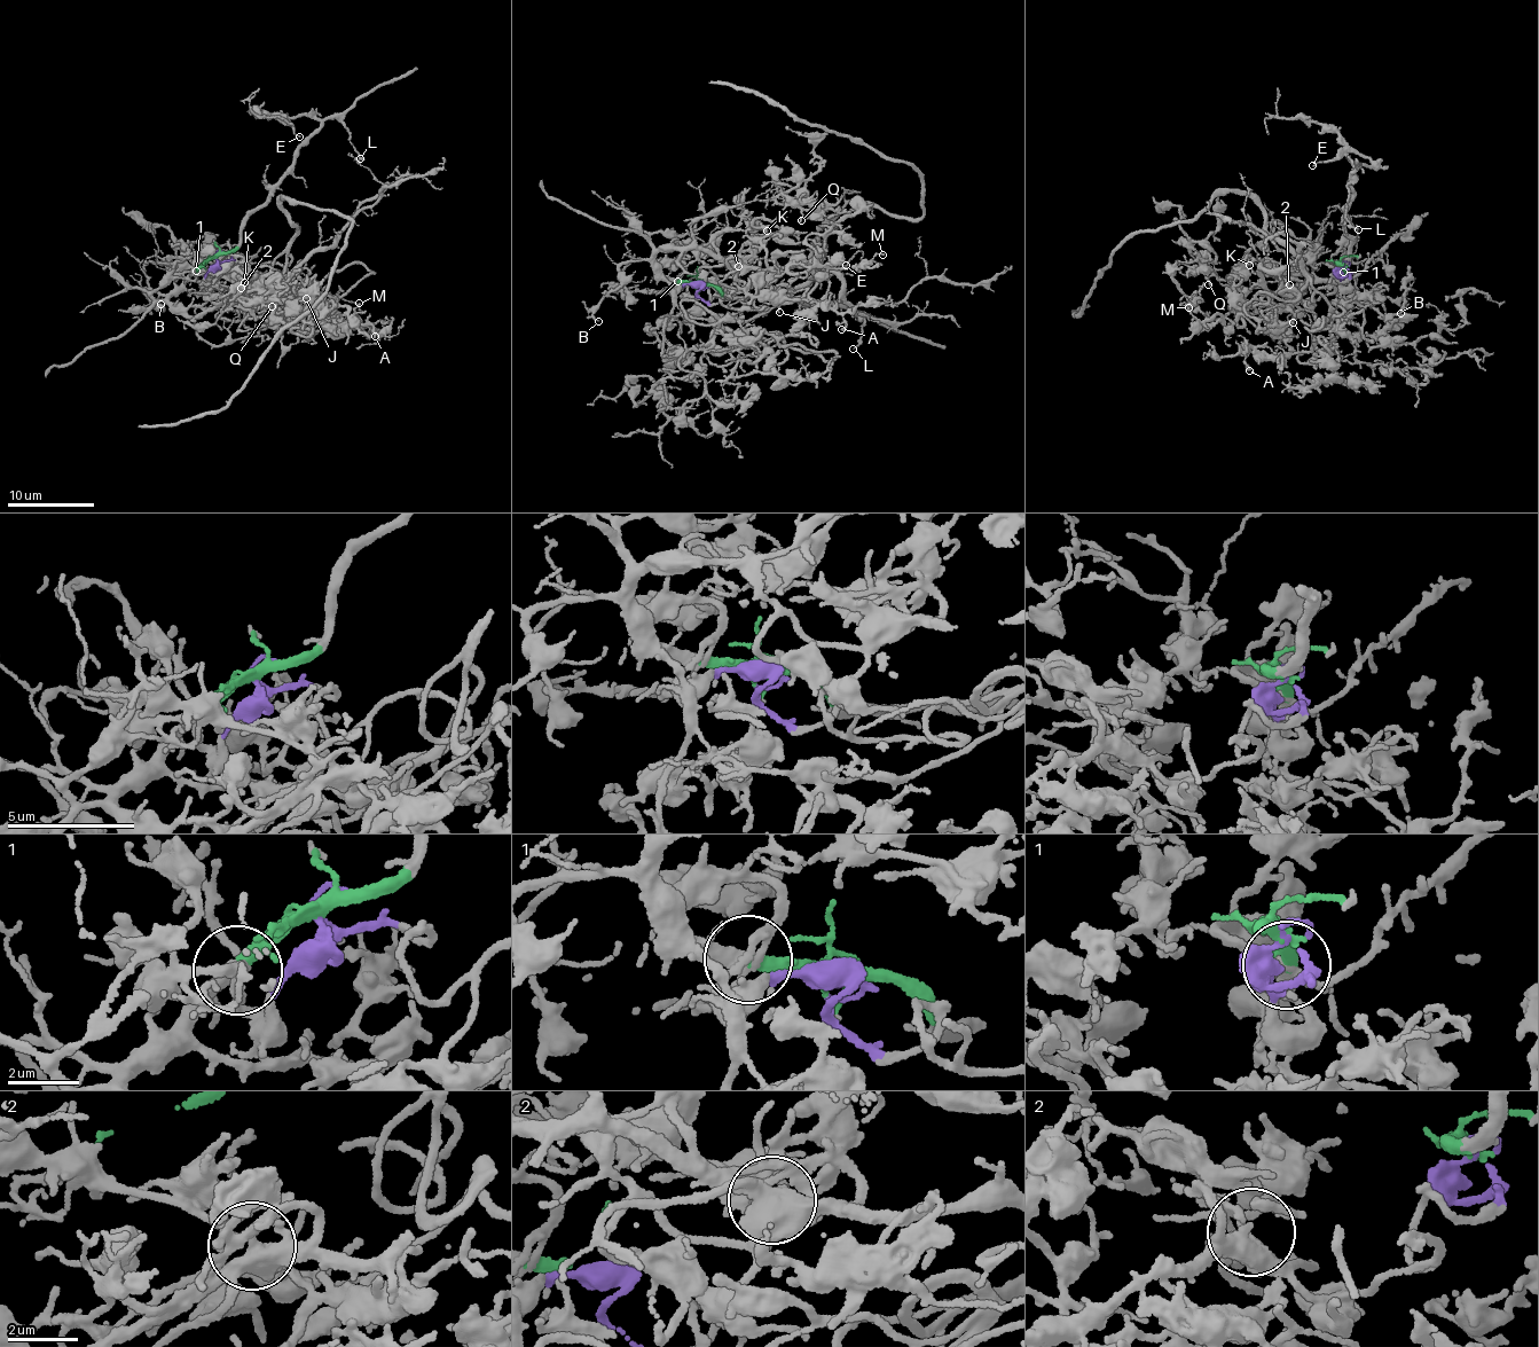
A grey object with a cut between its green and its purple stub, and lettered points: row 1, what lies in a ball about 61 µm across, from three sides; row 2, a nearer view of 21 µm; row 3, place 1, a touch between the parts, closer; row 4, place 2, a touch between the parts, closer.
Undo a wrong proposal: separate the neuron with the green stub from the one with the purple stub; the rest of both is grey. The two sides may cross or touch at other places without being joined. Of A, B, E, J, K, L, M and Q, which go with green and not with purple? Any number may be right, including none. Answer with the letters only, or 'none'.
B, E, L

